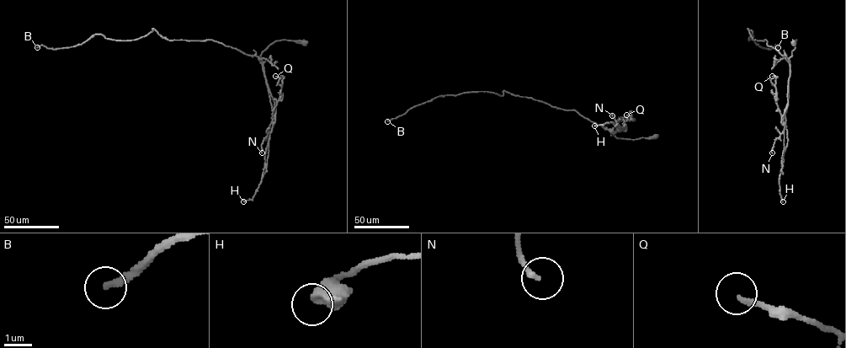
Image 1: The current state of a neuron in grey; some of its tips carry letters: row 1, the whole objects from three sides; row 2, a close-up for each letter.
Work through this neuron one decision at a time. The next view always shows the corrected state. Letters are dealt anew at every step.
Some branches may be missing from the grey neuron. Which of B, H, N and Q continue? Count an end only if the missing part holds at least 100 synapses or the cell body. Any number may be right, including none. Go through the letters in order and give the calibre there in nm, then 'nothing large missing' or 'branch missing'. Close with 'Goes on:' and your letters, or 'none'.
B: 240 nm thick; branch missing
H: 460 nm thick; nothing large missing
N: 180 nm thick; nothing large missing
Q: 160 nm thick; nothing large missing
Goes on: B

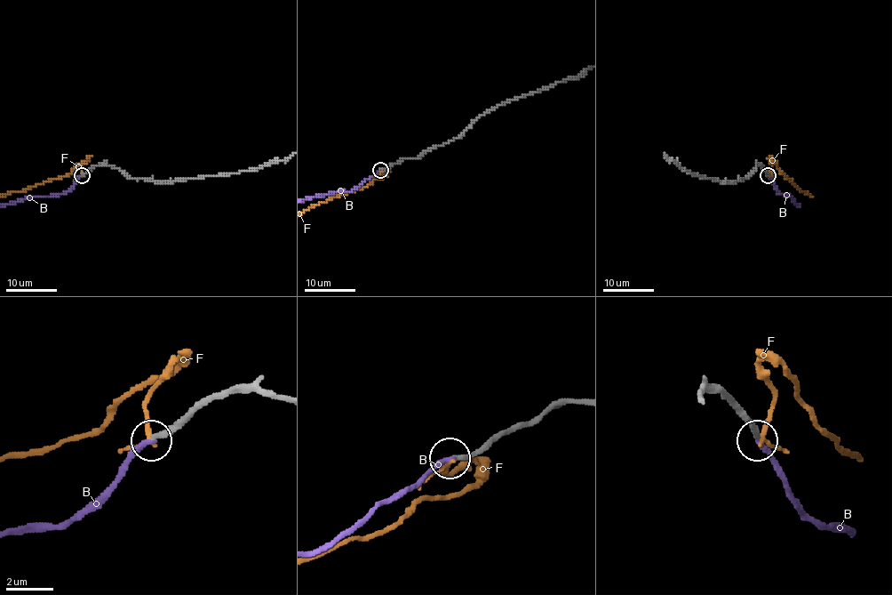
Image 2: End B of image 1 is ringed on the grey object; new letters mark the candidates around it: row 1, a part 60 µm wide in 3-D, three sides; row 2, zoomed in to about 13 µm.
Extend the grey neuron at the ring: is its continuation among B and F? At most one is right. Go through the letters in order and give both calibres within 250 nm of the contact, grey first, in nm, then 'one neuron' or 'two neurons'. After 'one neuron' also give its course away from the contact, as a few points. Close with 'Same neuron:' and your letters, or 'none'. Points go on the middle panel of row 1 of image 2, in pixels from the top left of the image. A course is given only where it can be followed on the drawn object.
B: calibres 240 and 190 nm; one neuron
F: calibres 220 and 170 nm; two neurons
Same neuron: B

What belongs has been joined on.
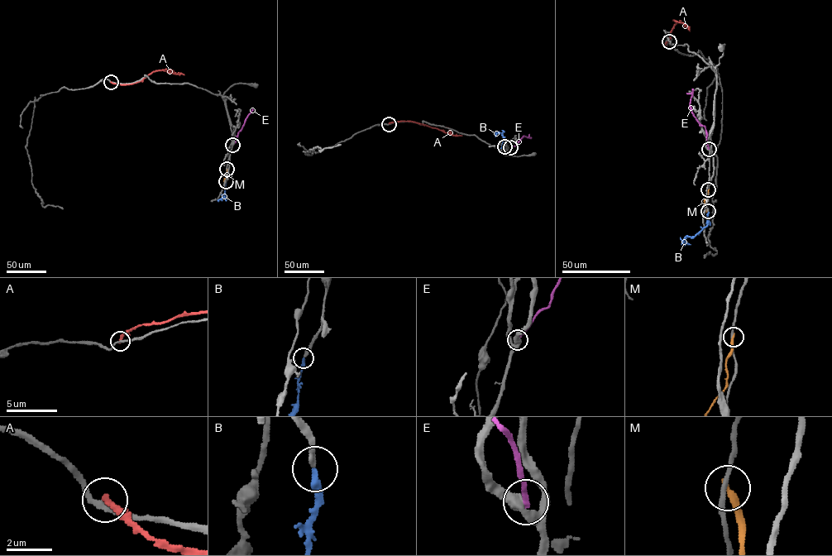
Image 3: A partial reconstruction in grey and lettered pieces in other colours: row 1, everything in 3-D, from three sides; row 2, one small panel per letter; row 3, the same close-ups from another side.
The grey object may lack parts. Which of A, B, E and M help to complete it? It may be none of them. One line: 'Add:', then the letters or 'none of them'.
Add: B

